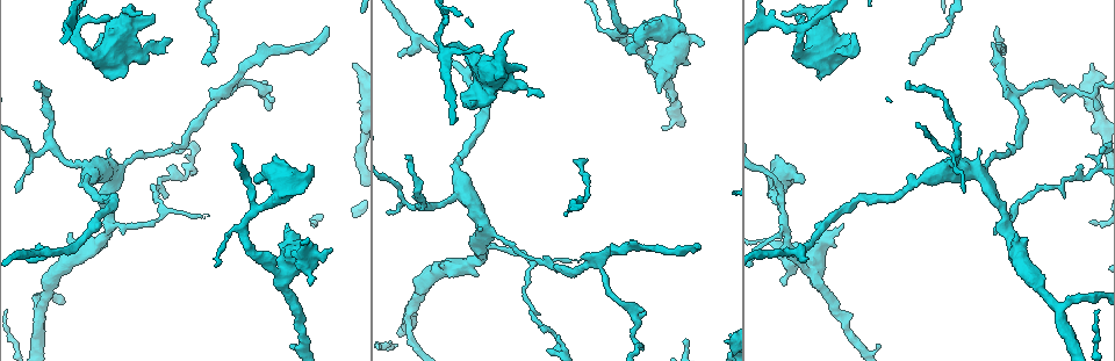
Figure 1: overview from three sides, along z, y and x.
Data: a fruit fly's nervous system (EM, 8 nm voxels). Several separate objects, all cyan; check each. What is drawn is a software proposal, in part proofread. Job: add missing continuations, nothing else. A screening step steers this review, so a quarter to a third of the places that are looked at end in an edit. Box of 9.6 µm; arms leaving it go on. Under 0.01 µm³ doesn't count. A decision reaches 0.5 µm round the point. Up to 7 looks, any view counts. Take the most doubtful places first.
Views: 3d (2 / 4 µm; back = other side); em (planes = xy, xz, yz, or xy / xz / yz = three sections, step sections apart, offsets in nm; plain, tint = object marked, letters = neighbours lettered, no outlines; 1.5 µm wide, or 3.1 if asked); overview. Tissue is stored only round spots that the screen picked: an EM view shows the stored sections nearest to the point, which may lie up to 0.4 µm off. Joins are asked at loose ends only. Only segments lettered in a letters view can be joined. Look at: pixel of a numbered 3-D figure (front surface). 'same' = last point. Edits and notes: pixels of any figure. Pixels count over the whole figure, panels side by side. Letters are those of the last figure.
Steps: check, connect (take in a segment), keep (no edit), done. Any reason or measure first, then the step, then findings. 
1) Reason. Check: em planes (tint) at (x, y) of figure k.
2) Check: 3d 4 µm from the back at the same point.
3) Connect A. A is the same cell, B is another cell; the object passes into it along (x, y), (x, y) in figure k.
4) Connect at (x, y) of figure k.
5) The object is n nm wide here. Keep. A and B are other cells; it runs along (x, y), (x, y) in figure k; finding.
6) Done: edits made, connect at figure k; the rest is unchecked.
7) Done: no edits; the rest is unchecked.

Free end. Check: 3d 2 µm at (524, 65) of figure 1.

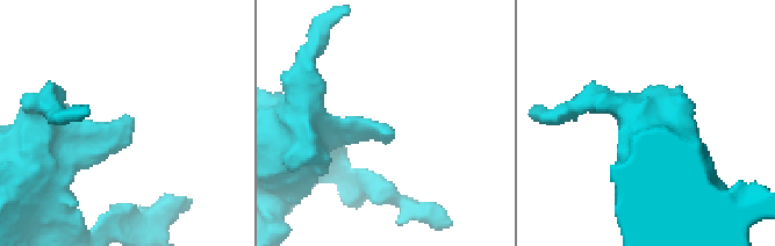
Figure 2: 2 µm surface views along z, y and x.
Need the tissue. Check: em planes (tint) at (385, 132) of figure 2.

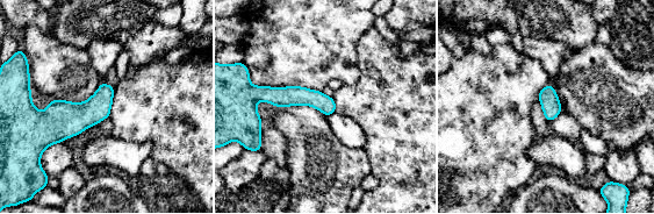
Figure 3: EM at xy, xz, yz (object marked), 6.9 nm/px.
What lies round it. Check: em planes (letters) at the same point.

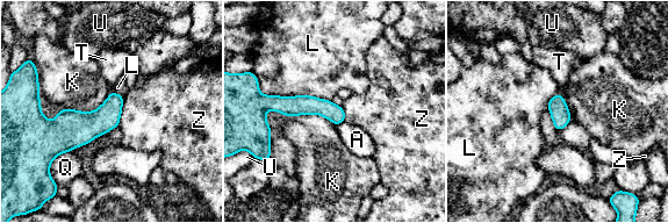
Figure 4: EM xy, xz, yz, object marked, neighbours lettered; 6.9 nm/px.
Keep. A, K, L, Q, T, U and Z are other cells; none of them fits.

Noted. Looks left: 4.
Thick end. Check: em xy step 4 (tint) at (628, 55) of figure 1.

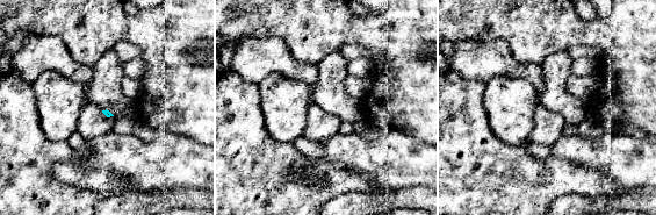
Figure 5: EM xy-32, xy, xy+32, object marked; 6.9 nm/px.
Cut it another way. Check: em planes (letters) at the same point.

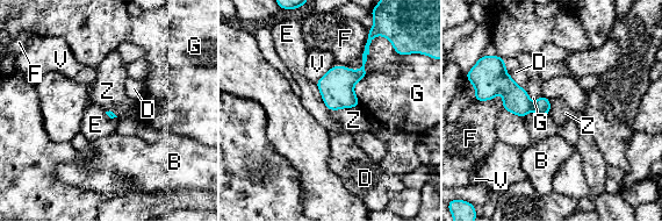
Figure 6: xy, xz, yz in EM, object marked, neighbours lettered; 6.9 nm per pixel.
Keep. B, D, E, F, G, V and Z are other cells; a border runs along (358, 105), (330, 110) in figure 6; none of them fits.

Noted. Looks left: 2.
Done: no edits; the rest is unchecked.

